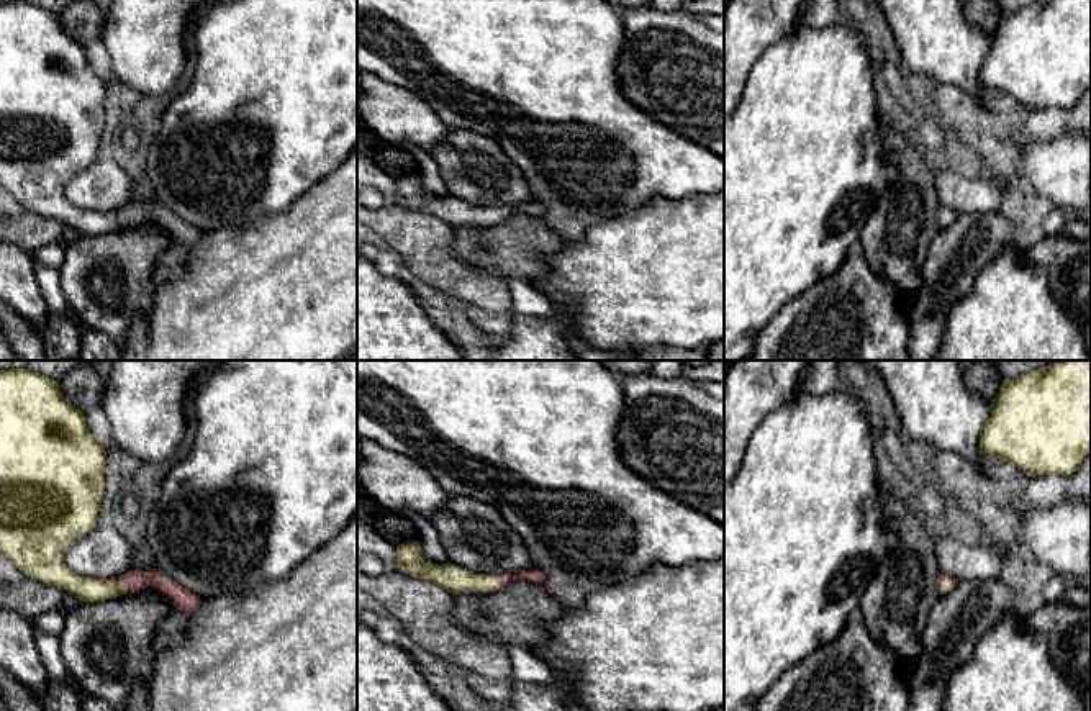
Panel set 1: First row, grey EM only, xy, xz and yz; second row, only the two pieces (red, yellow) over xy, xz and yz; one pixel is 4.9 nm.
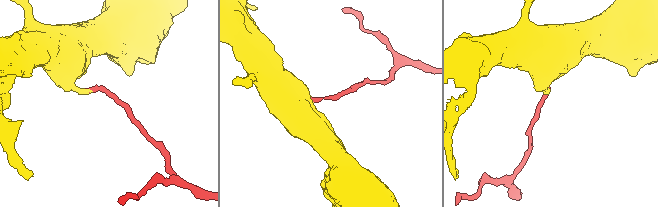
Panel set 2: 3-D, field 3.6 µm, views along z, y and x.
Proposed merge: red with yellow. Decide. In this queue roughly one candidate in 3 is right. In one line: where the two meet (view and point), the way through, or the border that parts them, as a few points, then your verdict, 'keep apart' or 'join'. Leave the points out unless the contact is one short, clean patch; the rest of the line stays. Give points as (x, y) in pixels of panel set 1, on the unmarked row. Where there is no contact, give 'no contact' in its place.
xy (118, 213) | across xy (136, 212), (118, 213), (108, 221), (87, 221) | join

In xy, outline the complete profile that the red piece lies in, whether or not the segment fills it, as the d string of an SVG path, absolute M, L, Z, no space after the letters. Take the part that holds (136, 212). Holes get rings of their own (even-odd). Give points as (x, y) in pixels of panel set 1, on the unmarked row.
M26 2L0 3L0 185L25 208L64 221L79 234L105 234L151 220L192 247L201 231L159 202L97 211L80 210L67 200L69 182L97 161L105 97L105 80L90 67L84 44L62 28L57 13Z

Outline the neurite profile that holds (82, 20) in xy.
M75 0L59 13L62 28L79 43L102 38L106 10L97 7L93 0Z

